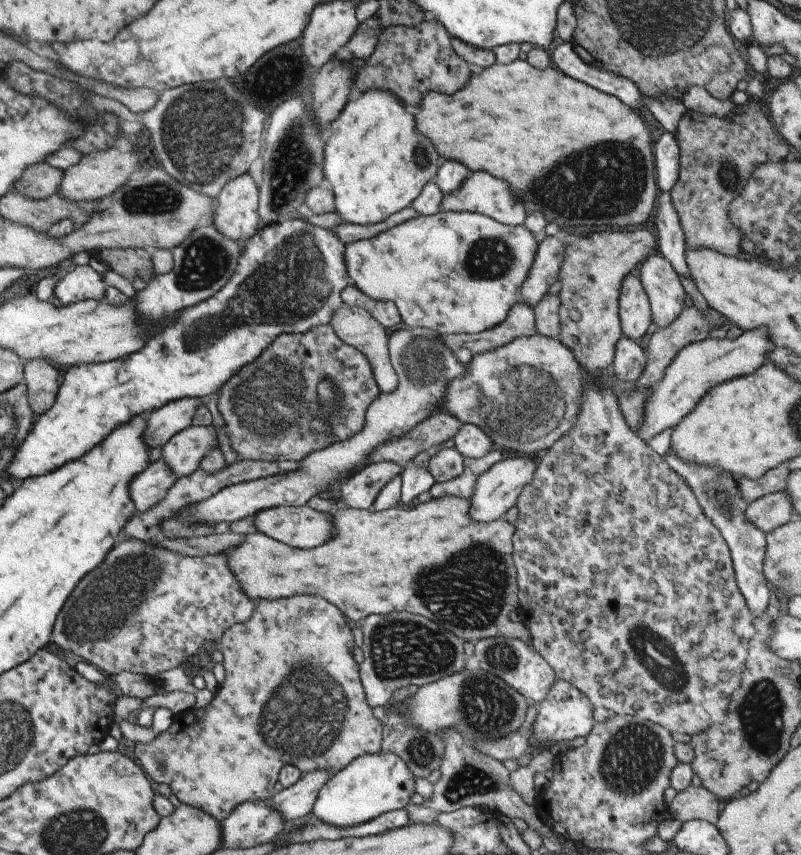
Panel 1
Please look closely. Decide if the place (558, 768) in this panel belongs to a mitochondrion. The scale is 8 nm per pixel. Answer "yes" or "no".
no

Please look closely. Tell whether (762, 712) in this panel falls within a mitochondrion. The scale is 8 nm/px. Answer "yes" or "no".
yes

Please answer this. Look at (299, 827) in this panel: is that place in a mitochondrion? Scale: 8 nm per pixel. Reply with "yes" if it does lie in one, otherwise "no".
no

